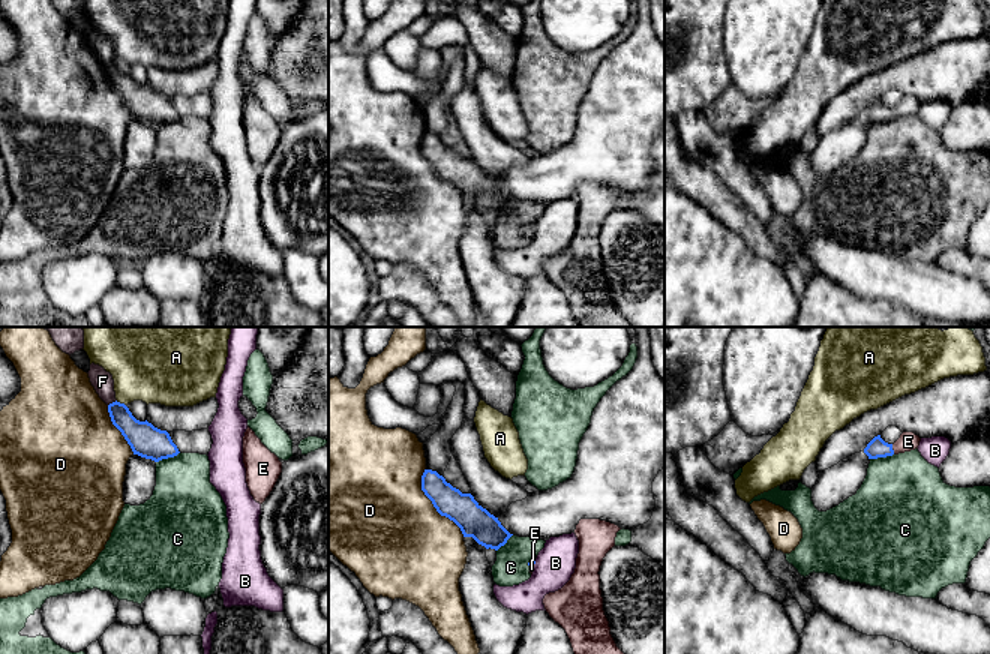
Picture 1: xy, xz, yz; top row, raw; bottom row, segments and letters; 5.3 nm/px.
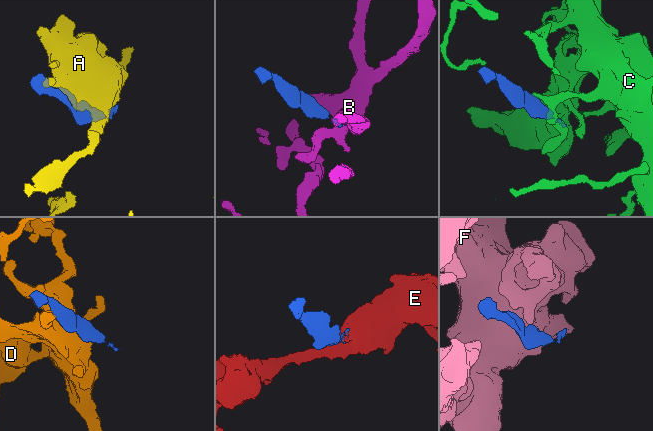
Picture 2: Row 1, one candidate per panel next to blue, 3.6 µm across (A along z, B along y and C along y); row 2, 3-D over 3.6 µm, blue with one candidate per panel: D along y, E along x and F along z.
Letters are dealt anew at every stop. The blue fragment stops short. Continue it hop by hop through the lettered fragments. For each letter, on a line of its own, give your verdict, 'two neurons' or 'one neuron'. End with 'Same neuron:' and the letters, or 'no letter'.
A: two neurons
B: two neurons
C: two neurons
D: two neurons
E: one neuron
F: two neurons
Same neuron: E

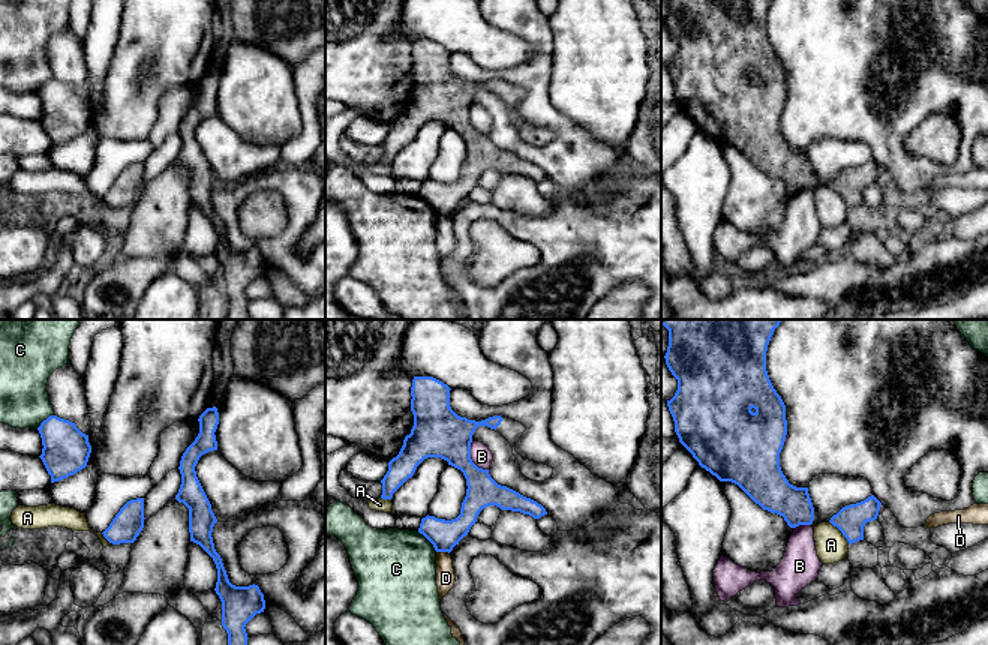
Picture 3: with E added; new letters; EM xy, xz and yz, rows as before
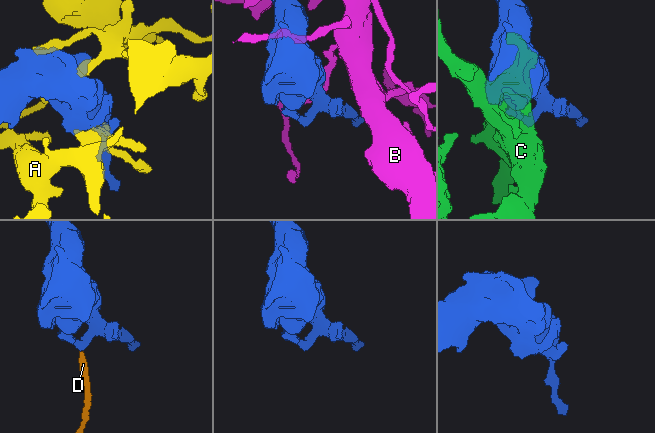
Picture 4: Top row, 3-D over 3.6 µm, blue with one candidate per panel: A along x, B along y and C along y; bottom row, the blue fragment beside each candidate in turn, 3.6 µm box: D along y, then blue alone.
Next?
A: two neurons
B: two neurons
C: two neurons
D: two neurons
Same neuron: no letter

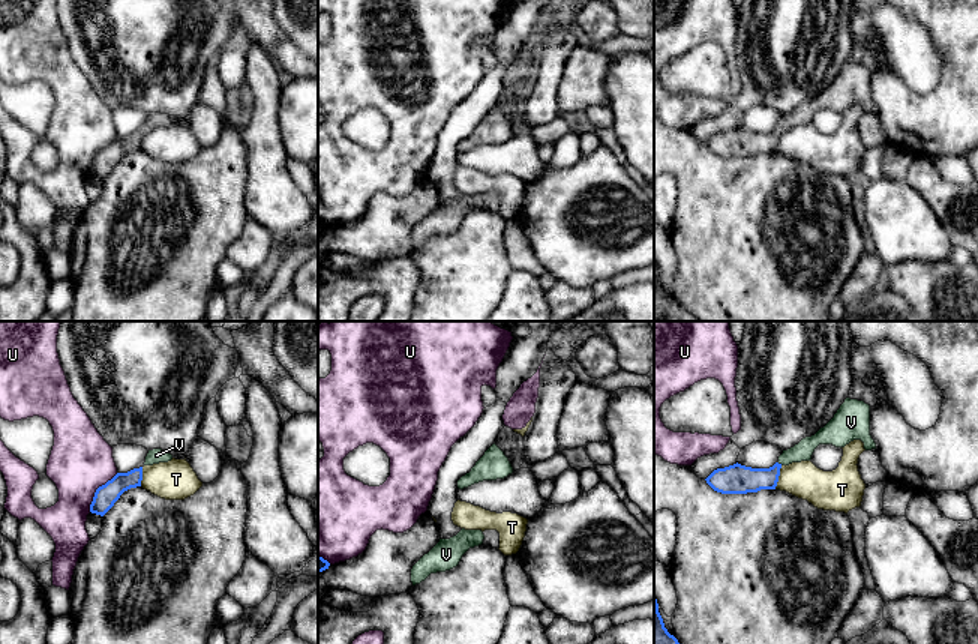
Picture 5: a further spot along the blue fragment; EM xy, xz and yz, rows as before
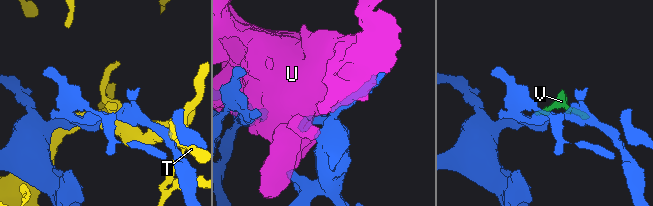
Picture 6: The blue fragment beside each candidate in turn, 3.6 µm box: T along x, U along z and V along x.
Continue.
T: two neurons
U: two neurons
V: one neuron
Same neuron: V

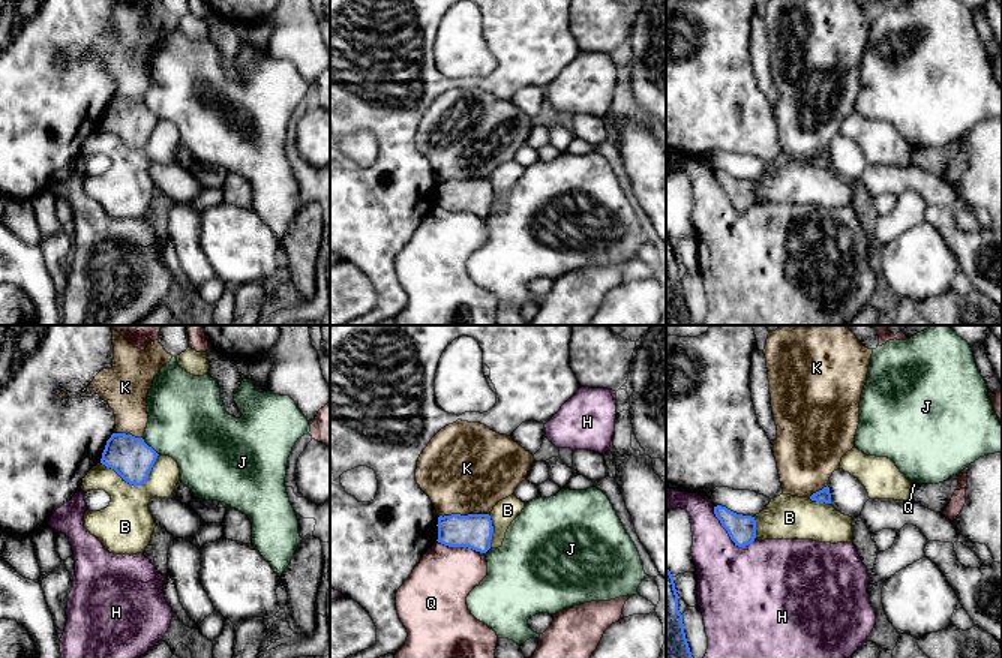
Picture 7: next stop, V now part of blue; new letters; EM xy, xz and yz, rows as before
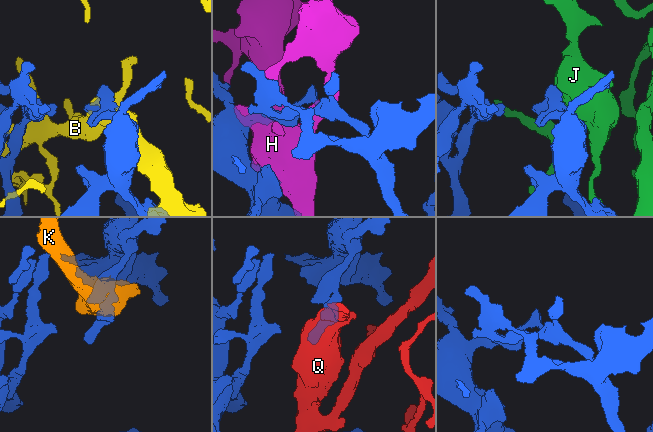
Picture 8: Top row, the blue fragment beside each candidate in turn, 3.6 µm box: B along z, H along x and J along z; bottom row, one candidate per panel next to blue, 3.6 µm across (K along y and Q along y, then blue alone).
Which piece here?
B: two neurons
H: two neurons
J: two neurons
K: two neurons
Q: two neurons
Same neuron: no letter

